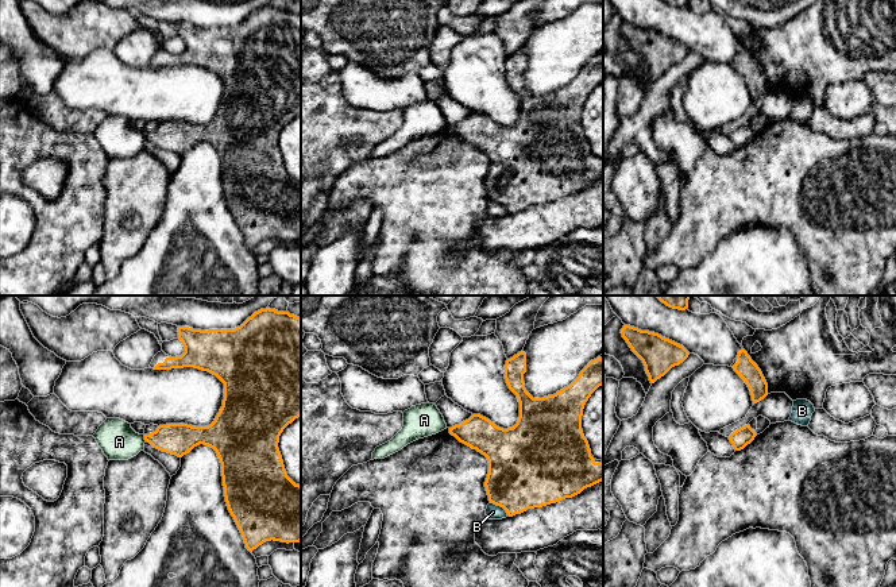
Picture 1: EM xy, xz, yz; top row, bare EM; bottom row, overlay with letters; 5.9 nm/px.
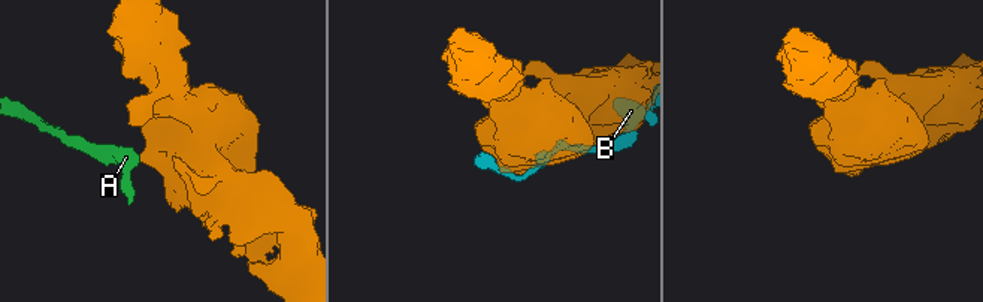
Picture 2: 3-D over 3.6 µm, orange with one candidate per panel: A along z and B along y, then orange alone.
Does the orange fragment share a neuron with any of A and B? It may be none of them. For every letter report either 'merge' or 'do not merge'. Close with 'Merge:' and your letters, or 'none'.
A: do not merge
B: do not merge
Merge: none

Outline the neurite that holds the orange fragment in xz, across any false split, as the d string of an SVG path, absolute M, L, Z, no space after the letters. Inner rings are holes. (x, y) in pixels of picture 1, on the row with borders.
M526 354L506 360L505 379L520 402L520 417L513 428L499 428L480 414L449 428L460 443L488 460L484 487L490 503L501 506L509 517L528 509L542 507L580 494L603 480L603 462L595 463L582 429L583 409L591 394L603 385L603 359L591 360L579 376L553 395L533 398L525 389Z

